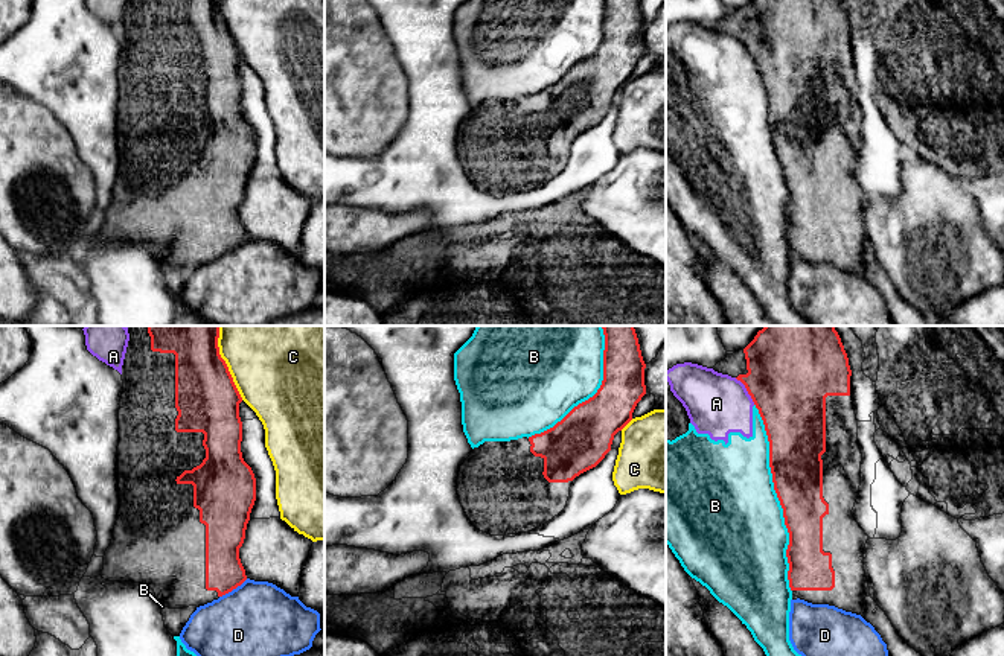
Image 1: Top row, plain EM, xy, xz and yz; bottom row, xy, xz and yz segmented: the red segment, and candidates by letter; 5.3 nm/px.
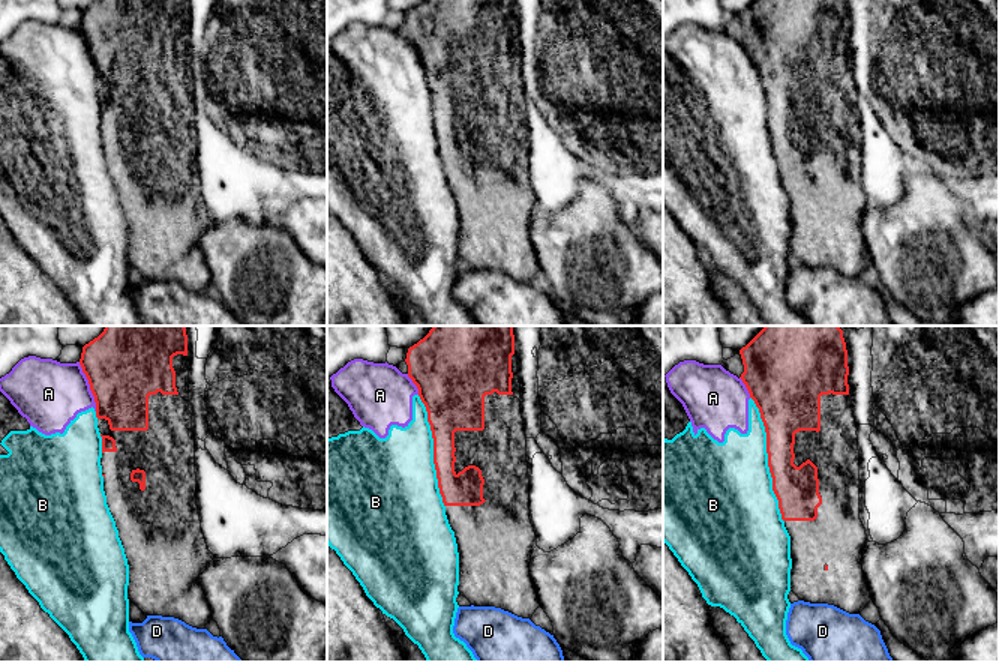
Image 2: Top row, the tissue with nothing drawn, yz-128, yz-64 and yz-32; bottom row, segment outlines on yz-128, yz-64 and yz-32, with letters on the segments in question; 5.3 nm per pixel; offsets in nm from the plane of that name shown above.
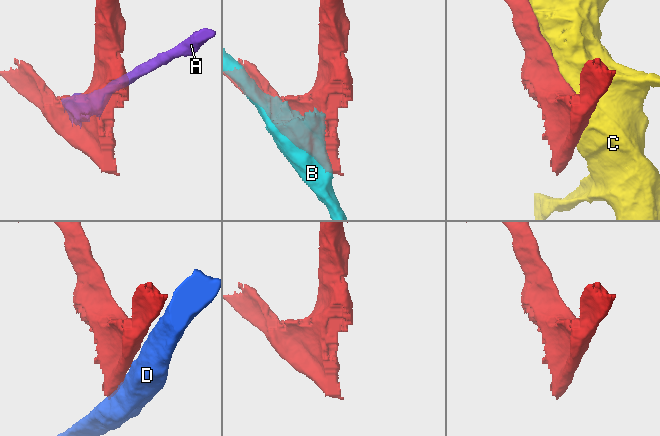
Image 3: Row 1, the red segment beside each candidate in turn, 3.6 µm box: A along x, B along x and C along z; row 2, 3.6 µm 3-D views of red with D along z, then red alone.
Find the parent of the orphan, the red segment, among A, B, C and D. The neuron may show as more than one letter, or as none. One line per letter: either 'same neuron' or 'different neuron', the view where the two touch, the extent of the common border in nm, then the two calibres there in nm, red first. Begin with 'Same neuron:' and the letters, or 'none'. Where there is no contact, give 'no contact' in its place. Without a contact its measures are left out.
Same neuron: none
A: different neuron; meets red in yz; contact 180 nm long; 420 nm thick on the red side, 320 nm on the other
B: different neuron; meets red in yz; contact 1000 nm long; 280 nm thick on the red side, 500 nm on the other
C: different neuron; meets red in xy; contact 340 nm long; 340 nm thick on the red side, 400 nm on the other
D: different neuron; meets red in xy; contact 180 nm long; 200 nm thick on the red side, 440 nm on the other

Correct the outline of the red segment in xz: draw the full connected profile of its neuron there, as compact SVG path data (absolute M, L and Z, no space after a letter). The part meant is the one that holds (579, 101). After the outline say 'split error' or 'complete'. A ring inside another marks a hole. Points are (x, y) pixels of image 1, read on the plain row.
M605 0L603 40L593 56L541 93L510 100L484 100L474 107L457 135L457 154L471 183L491 195L507 195L529 192L558 175L567 164L573 139L596 126L611 110L614 94L632 79L637 62L646 53L644 27L638 0Z; split error

